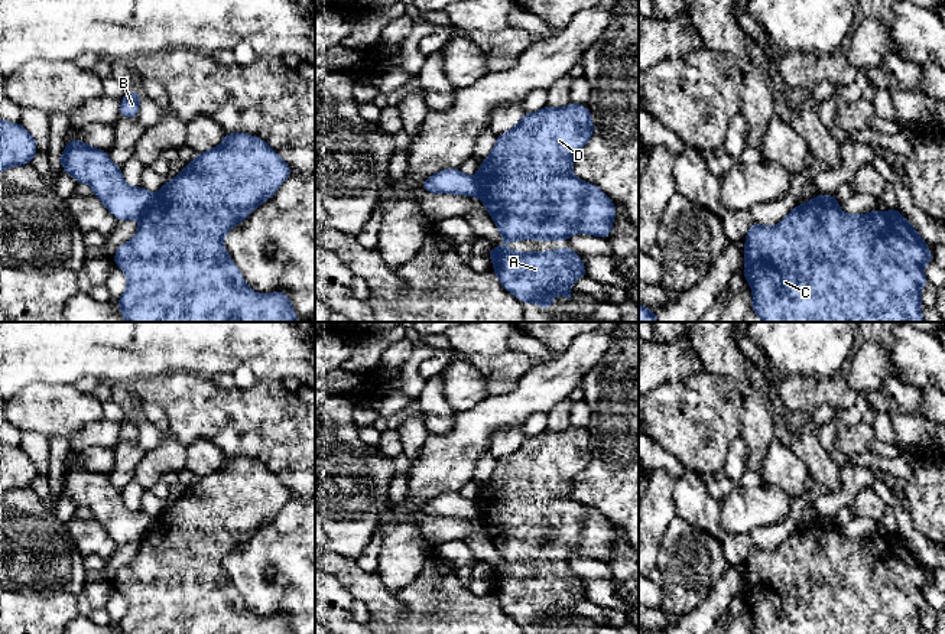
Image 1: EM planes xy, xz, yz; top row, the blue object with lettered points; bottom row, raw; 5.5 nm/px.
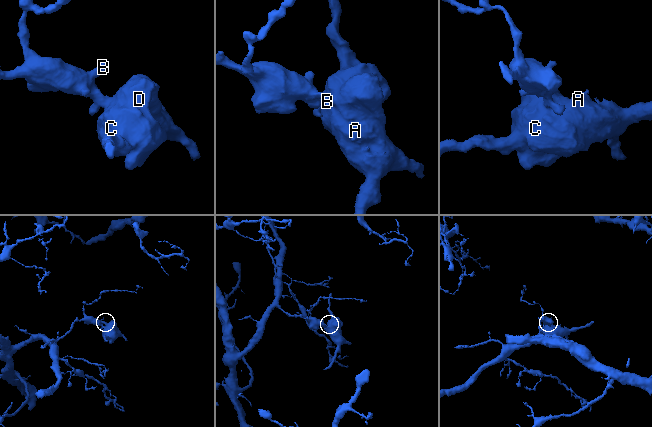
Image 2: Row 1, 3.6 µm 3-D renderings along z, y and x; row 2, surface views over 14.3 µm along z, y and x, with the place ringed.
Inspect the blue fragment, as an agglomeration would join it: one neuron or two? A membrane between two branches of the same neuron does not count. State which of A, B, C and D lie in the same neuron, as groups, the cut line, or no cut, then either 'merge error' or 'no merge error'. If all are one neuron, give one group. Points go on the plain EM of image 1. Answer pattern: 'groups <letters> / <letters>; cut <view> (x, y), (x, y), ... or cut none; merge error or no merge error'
groups A C D / B; cut xy (153, 519), (140, 542); merge error

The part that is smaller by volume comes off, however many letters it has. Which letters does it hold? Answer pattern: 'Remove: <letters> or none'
Remove: A, C, D

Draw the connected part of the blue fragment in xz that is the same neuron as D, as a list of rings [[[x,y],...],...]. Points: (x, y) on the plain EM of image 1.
[[[571,426],[562,432],[543,430],[536,436],[526,436],[509,455],[496,461],[496,468],[488,481],[481,485],[474,504],[478,511],[477,520],[483,523],[500,553],[501,563],[568,563],[574,556],[610,562],[617,530],[597,510],[575,501],[572,494],[574,478],[582,472],[594,458],[594,448],[588,429]]]

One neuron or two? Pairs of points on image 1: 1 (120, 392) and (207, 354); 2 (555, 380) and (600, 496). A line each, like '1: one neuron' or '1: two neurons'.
1: two neurons
2: two neurons

